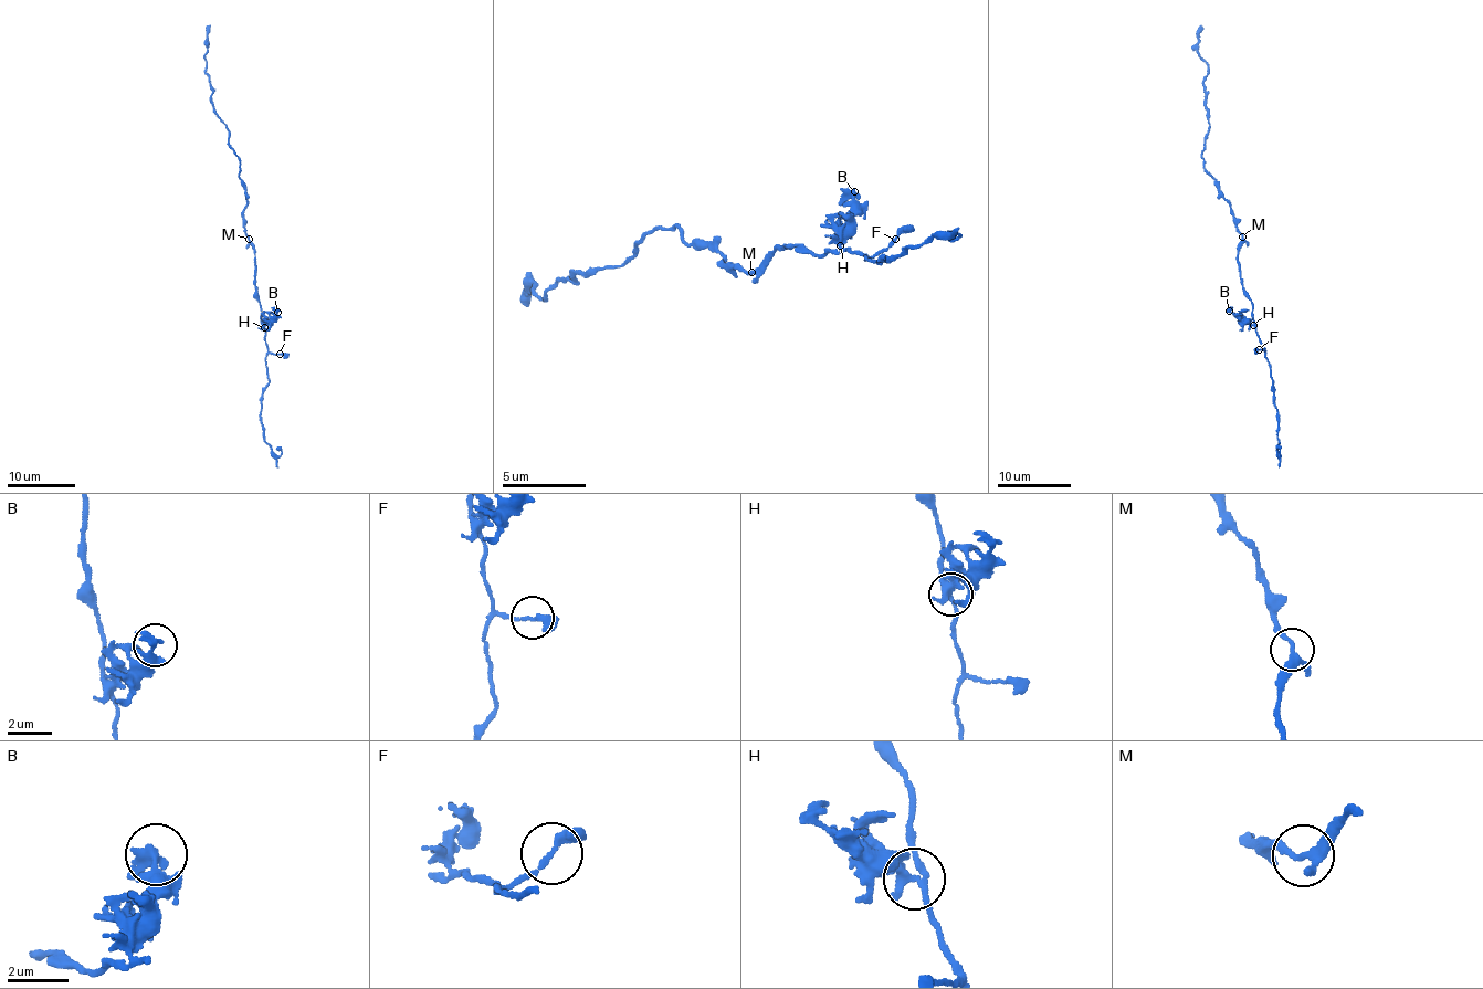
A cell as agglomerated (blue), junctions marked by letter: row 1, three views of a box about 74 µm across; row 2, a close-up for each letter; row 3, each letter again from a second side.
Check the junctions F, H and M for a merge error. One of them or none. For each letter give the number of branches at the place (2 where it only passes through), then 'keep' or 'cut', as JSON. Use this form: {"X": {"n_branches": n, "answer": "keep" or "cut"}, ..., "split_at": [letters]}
{"F": {"n_branches": 2, "answer": "keep"}, "H": {"n_branches": 3, "answer": "cut"}, "M": {"n_branches": 3, "answer": "keep"}, "split_at": ["H"]}

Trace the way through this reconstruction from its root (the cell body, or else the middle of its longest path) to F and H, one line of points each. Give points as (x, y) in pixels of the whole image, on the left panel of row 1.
F: (249, 239), (254, 250), (254, 282), (265, 344), (270, 351), (280, 354)
H: (249, 239), (254, 250), (254, 282), (263, 326)

